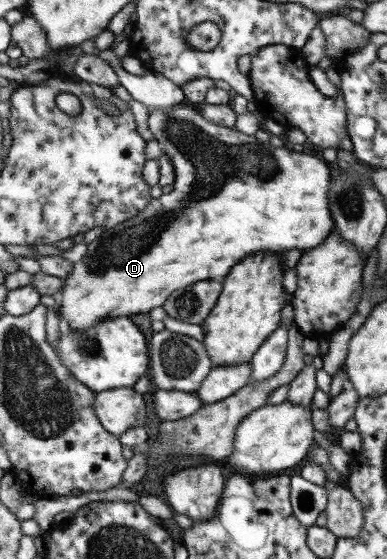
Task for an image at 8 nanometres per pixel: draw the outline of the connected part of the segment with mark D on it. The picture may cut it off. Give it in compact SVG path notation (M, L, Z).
M188 101L176 104L169 110L155 109L149 112L148 126L154 140L158 141L161 150L170 156L171 162L174 164L176 179L173 184L173 190L165 195L162 194L156 199L153 198L150 202L151 205L143 212L140 212L139 216L113 228L104 229L102 235L88 245L88 251L84 257L75 263L75 270L71 272L69 278L65 279L58 301L61 302L59 313L61 313L64 325L68 325L77 331L90 330L90 328L98 326L100 322L108 318L127 317L132 314L149 313L153 308L163 308L169 297L179 288L185 288L203 280L225 279L227 272L231 272L231 268L235 264L239 264L243 258L251 256L257 250L265 250L265 252L267 250L285 252L285 250L295 250L295 248L311 250L311 248L319 246L321 242L325 242L325 238L329 234L338 230L335 220L331 216L331 210L329 210L331 177L337 172L337 169L329 163L325 164L317 156L289 150L285 145L282 147L271 146L269 141L261 142L254 135L248 135L235 127L229 128L227 125L217 124L215 121L209 120L204 114L201 114Z

